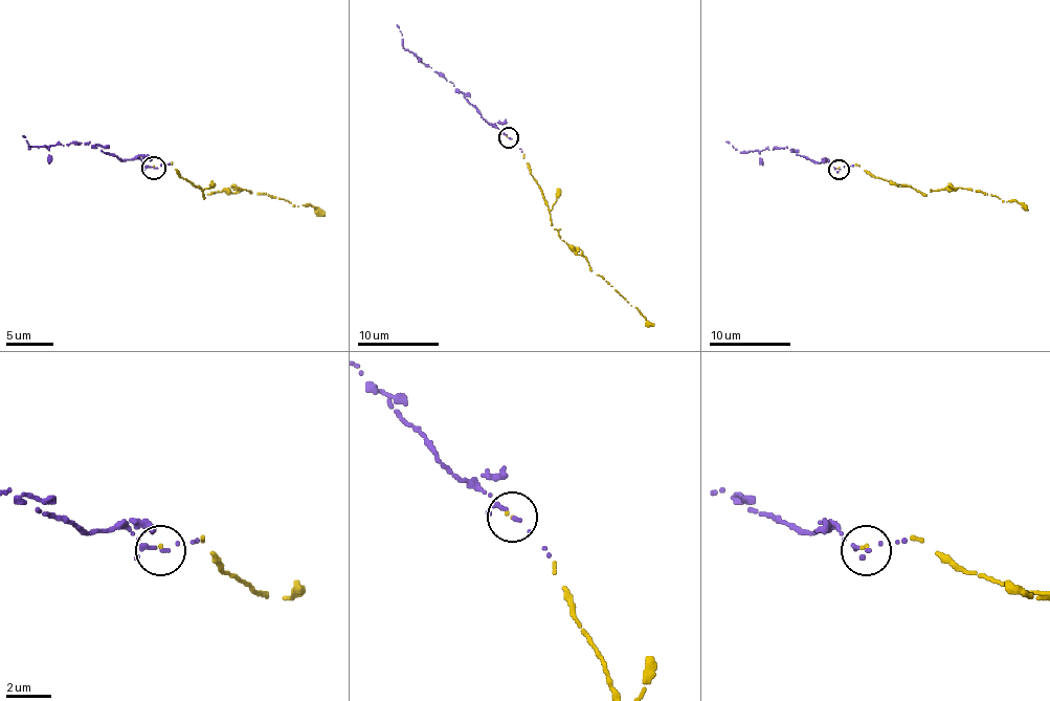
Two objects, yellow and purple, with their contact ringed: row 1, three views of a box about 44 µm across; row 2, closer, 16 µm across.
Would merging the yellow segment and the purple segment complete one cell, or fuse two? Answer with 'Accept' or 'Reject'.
Accept

